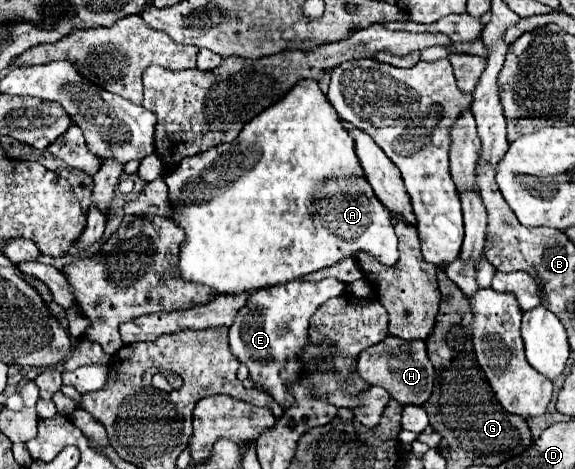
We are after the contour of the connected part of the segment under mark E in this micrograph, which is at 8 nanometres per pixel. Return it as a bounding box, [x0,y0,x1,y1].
[230,278,346,410]

